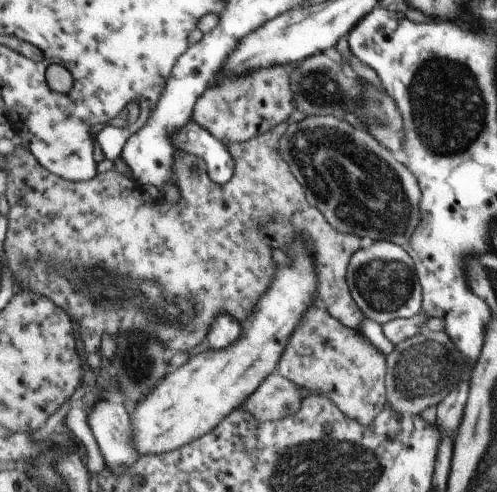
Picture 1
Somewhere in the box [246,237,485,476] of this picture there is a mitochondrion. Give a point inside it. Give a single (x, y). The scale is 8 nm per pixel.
(427, 369)

